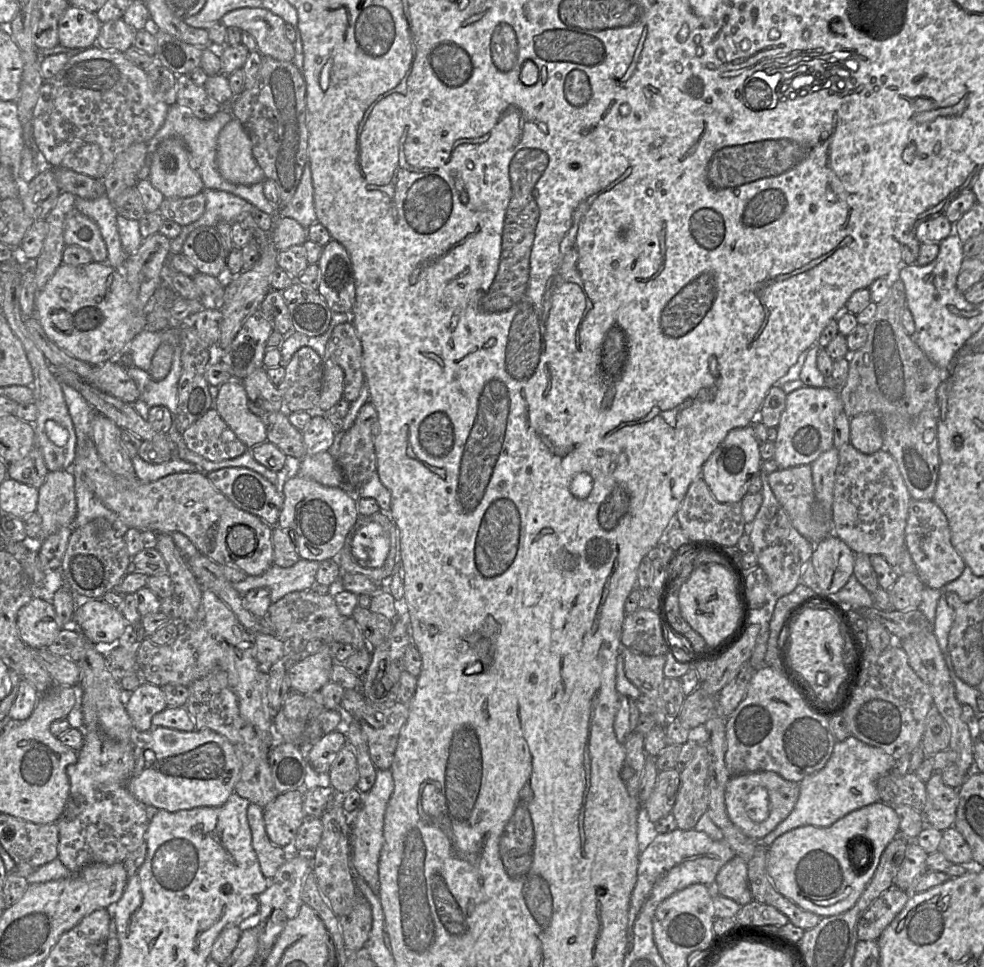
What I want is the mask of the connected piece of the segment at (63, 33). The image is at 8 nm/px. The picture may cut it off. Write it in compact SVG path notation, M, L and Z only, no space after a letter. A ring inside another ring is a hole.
M70 5L58 23L59 44L70 49L87 49L97 42L102 23L97 14Z

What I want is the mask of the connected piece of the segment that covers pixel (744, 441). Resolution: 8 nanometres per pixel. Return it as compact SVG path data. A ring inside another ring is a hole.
M752 425L735 428L726 435L702 466L701 478L720 503L740 503L748 493L752 477L760 473L762 459Z

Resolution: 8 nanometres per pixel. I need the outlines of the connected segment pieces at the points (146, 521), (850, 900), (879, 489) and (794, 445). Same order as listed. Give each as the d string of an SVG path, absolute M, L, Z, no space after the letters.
M89 438L84 446L76 445L73 466L104 506L116 513L129 528L140 531L151 530L155 533L181 532L200 553L223 566L237 567L249 576L260 576L273 565L273 527L260 517L236 507L212 485L207 473L202 471L173 473L149 483L144 483L140 479L127 480L114 474L104 464L92 438Z
M878 801L852 811L829 827L806 825L792 829L776 838L768 847L768 876L781 895L803 910L820 917L843 914L857 903L873 878L885 848L900 835L899 824L900 819L894 808Z
M849 442L839 449L833 498L834 535L845 542L854 553L880 555L897 570L905 545L905 528L911 500L909 491L894 458L884 449L867 455L856 450Z
M801 387L786 395L774 442L774 459L779 469L811 465L822 453L833 447L834 422L842 411L842 402L836 387Z

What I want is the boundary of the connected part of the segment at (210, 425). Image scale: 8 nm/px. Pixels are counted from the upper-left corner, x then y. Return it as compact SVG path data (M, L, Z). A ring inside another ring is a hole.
M212 407L182 436L192 452L210 461L233 459L248 449L221 418L217 409Z

